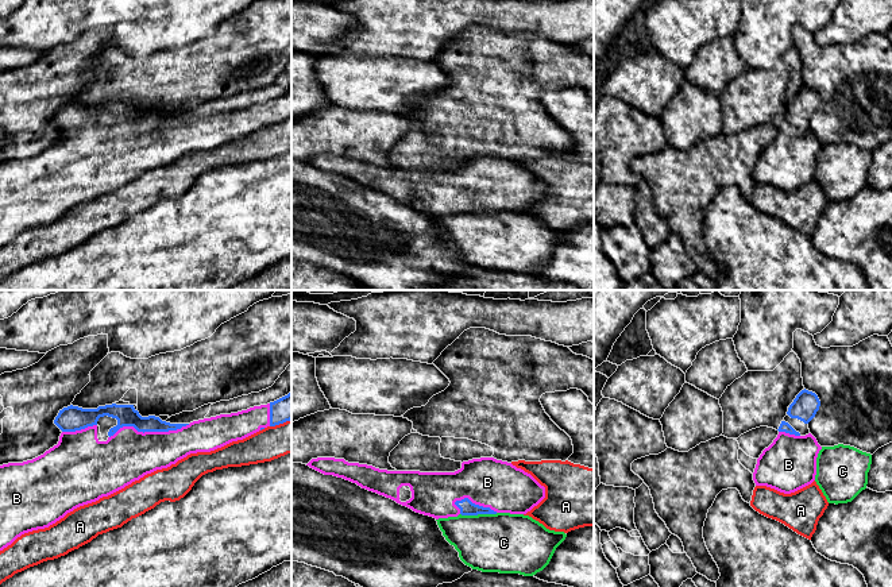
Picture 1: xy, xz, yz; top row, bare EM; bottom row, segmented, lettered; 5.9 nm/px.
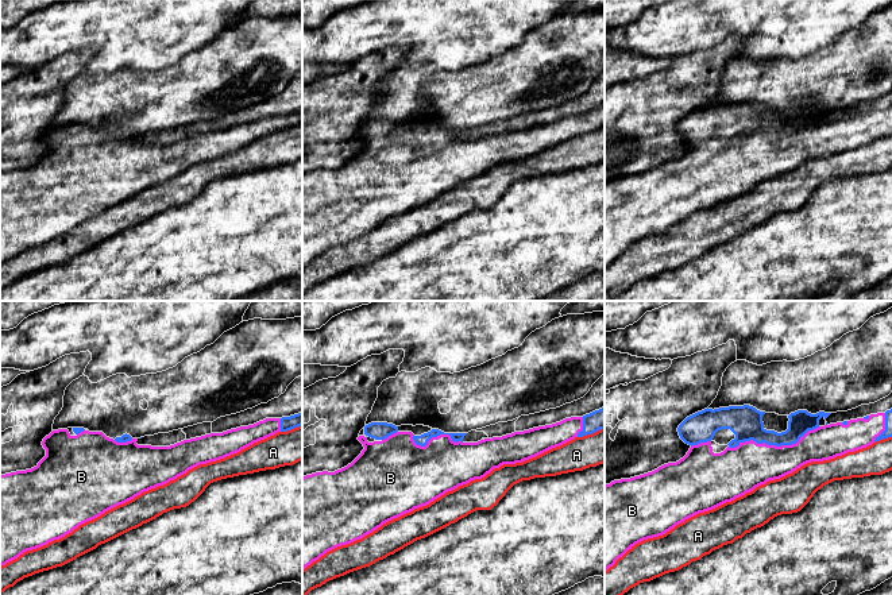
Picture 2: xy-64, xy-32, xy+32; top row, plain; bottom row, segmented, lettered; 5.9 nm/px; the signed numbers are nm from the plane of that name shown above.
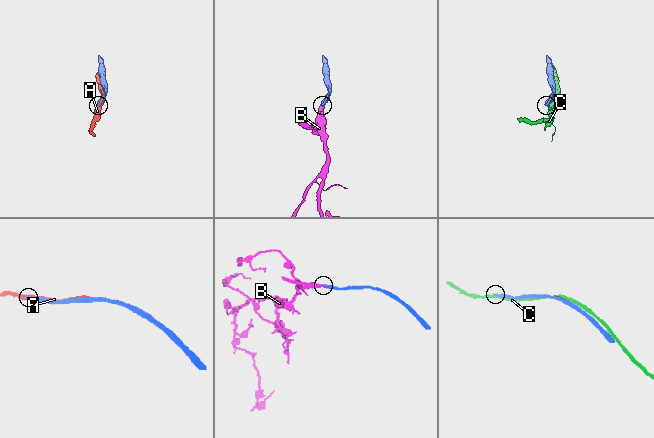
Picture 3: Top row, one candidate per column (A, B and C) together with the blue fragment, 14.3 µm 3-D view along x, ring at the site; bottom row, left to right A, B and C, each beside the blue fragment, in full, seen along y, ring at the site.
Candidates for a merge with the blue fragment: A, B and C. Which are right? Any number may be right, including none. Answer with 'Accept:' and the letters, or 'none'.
Accept: B

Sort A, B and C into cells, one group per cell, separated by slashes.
A / B / C

